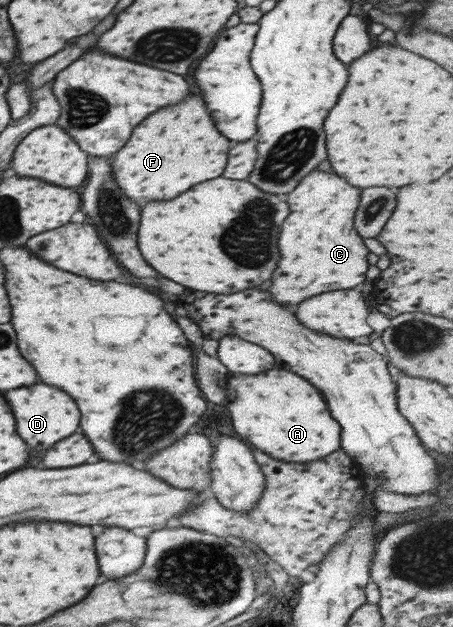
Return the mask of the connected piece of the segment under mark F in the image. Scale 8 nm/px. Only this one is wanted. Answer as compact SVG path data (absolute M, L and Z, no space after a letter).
M195 94L195 96L189 96L187 100L183 100L183 104L175 104L171 108L161 108L153 116L147 116L147 120L143 120L143 124L137 124L133 128L131 138L121 148L121 152L117 151L112 156L111 174L113 174L113 180L115 180L117 188L121 190L121 194L135 204L171 200L199 182L221 176L230 147L229 140L219 136L219 132L215 132L215 126L211 124L211 118L205 110L203 100L199 98L199 94Z

